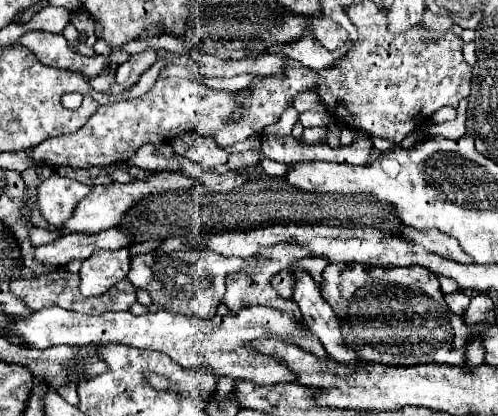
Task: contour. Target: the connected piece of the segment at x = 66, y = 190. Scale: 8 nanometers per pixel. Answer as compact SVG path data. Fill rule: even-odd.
M51 175L37 187L35 205L39 207L41 215L47 219L49 225L59 227L59 223L63 223L63 219L67 219L67 215L71 215L71 211L75 209L75 203L79 199L83 199L89 191L91 191L91 187L87 187L75 179Z

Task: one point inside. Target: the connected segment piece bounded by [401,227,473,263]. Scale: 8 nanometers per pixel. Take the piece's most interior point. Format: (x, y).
(435, 241)

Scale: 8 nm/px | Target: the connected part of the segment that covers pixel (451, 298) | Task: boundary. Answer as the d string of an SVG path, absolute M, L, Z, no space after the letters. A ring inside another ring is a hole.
M461 291L451 293L451 295L445 295L445 301L447 301L449 309L451 309L455 315L463 315L463 313L467 311L467 307L469 307L469 297L467 297L465 293L461 293Z

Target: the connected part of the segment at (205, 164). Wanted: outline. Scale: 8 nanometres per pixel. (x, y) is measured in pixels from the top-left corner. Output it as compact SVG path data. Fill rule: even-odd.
M197 137L197 141L187 149L185 157L195 161L201 169L209 171L209 169L213 169L217 165L227 163L229 153L225 149L221 149L211 137Z

